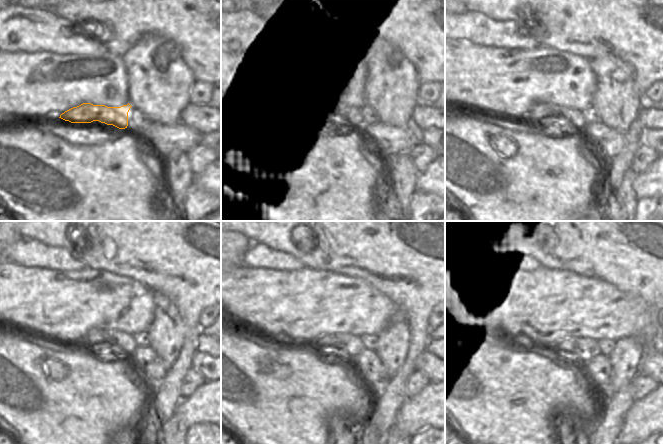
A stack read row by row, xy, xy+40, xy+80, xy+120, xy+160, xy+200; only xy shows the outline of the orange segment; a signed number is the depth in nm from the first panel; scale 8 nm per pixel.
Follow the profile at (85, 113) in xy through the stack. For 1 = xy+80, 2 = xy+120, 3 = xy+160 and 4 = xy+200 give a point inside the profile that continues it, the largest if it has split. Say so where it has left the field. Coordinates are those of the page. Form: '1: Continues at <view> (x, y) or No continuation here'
1: Continues at xy+80 (573, 118)
2: Continues at xy+120 (119, 341)
3: Continues at xy+160 (346, 344)
4: Continues at xy+200 (580, 349).

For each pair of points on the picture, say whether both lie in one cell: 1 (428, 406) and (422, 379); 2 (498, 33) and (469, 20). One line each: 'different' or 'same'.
1: different
2: same

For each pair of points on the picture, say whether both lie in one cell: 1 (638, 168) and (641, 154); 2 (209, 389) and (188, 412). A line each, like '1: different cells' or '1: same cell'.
1: same cell
2: same cell

